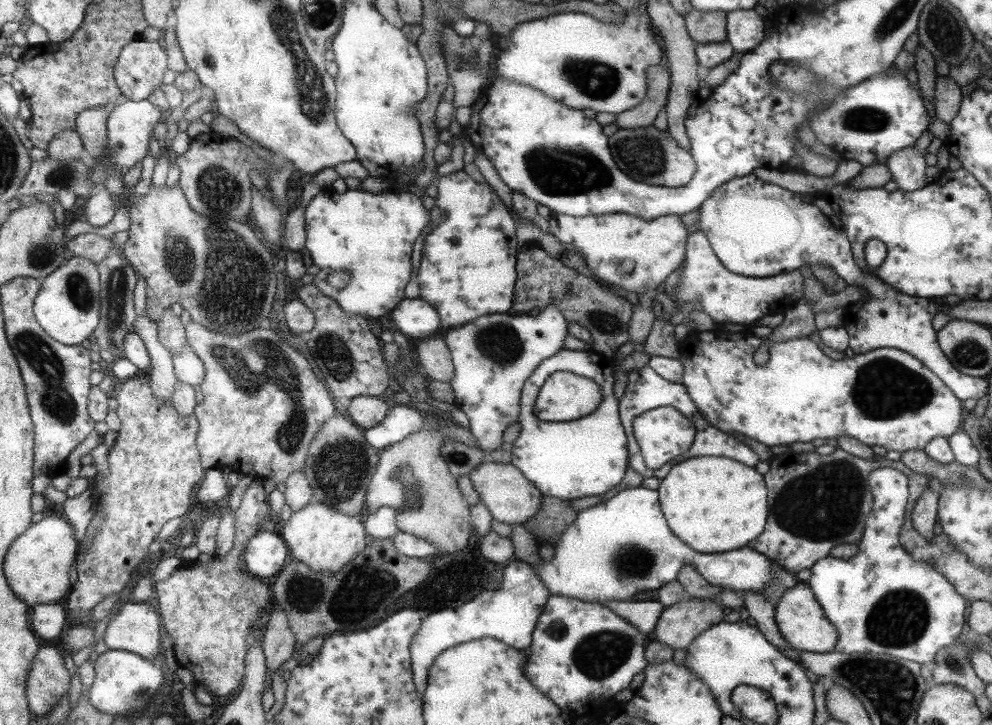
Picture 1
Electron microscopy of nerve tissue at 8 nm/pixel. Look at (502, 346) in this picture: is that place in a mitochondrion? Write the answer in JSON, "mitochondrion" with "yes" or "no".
{"mitochondrion":"yes"}

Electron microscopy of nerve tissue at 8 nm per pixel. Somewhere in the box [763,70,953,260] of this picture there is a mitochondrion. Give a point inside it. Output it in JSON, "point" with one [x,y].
{"point":[865,118]}

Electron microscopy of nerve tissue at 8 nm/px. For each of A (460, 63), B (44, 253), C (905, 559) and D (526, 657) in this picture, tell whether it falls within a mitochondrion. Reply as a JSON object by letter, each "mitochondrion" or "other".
{"A":"mitochondrion","B":"mitochondrion","C":"other","D":"other"}

